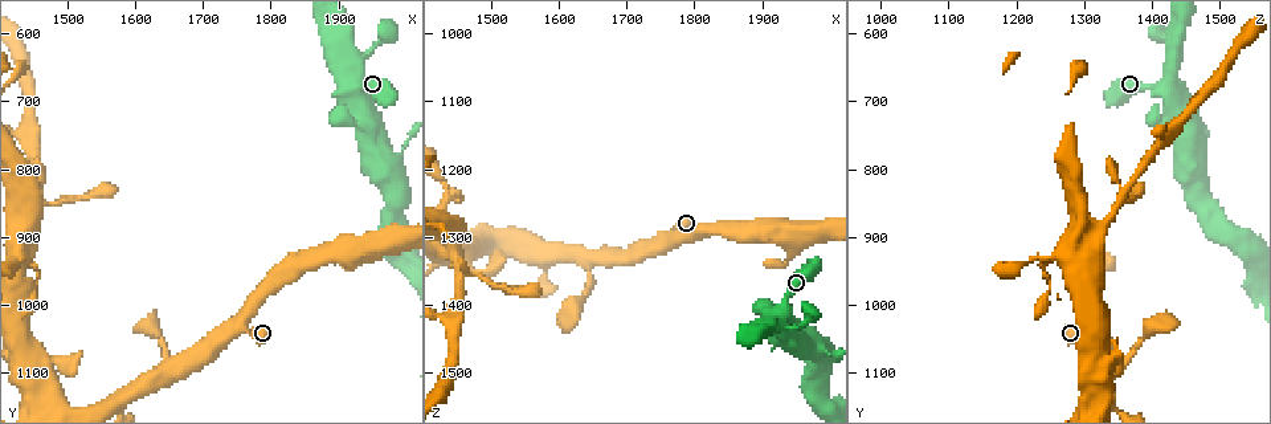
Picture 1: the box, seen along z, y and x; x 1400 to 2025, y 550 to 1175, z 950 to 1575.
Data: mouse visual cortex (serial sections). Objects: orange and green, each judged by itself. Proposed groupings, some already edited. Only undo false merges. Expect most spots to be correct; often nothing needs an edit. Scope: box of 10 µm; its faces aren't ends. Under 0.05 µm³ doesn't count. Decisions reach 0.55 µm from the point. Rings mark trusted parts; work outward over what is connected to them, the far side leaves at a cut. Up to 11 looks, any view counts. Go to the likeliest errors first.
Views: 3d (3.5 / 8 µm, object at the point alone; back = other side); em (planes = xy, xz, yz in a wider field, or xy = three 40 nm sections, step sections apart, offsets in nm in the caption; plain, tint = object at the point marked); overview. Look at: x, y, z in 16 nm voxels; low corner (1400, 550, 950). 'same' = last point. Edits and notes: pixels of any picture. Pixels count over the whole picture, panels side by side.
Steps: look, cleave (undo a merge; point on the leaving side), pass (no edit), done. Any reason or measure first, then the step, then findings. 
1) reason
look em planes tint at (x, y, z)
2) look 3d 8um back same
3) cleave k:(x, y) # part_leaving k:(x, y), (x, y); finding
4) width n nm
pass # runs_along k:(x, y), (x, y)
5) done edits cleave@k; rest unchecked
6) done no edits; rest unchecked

sharp bend
look 3d 3.5um back at (1915, 685, 1425)

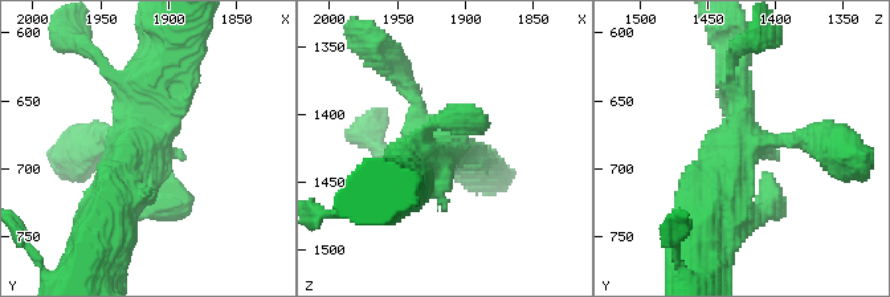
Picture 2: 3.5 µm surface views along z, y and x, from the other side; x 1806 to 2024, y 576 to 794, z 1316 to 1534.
shape alone is not enough
look em xy step 3 tint at (1916, 680, 1422)

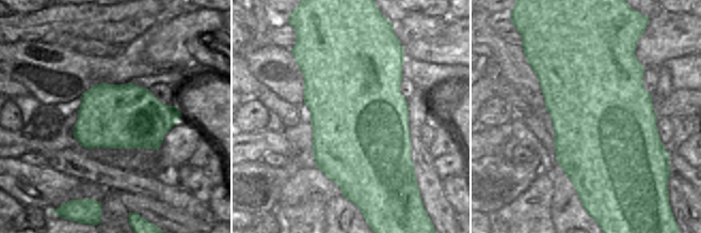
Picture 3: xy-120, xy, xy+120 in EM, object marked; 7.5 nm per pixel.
width 750 nm
pass # runs_along 2:(400, 78), (425, 143), (482, 113); one cell here

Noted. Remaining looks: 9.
look 3d 3.5um at (1985, 790, 1465)

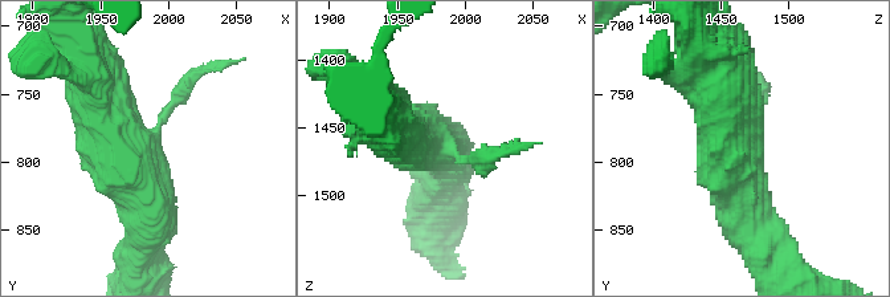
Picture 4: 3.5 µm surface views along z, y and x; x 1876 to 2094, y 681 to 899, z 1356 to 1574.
need the tissue
look em xy step 2 tint at (1984, 786, 1468)

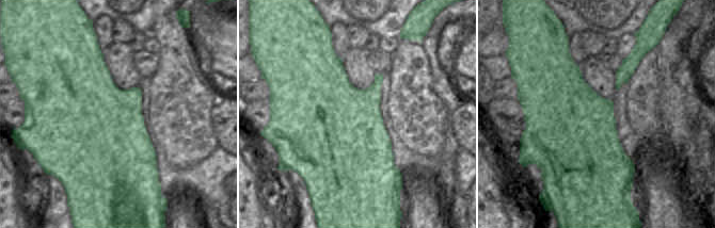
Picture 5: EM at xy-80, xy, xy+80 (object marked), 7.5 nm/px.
another direction
look em planes tint same

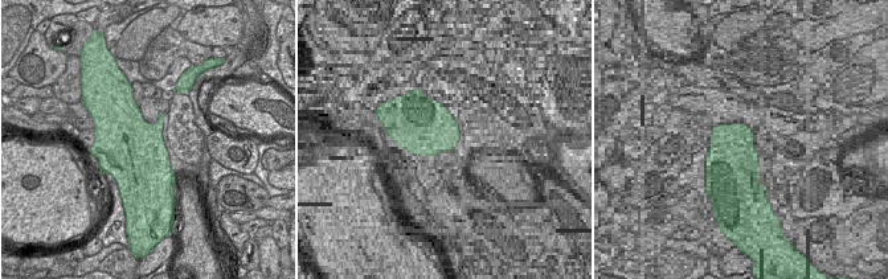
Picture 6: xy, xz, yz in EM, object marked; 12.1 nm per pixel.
pass # one cell here

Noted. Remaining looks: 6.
abrupt turn
look 3d 3.5um at (1465, 1090, 1335)

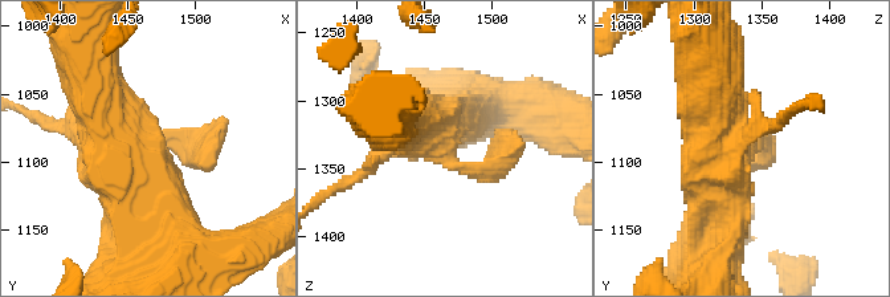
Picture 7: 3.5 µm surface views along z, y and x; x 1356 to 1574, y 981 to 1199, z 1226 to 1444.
now the EM
look em xy step 1 tint at (1462, 1086, 1334)

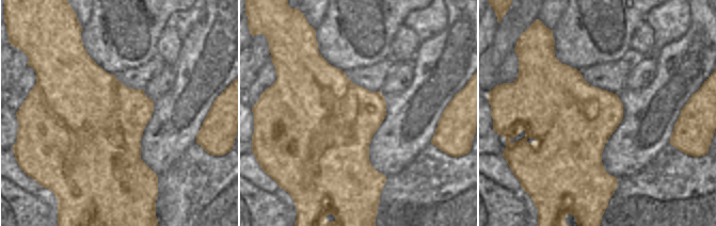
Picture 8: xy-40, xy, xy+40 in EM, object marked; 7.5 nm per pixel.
pass # all the same cell

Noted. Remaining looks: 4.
look 3d 8um at (1460, 855, 1350)

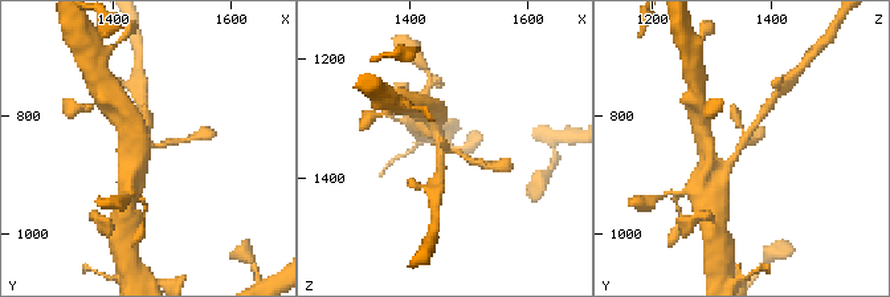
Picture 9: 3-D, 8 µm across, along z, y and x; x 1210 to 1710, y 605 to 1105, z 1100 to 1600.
closer look
look 3d 3.5um same

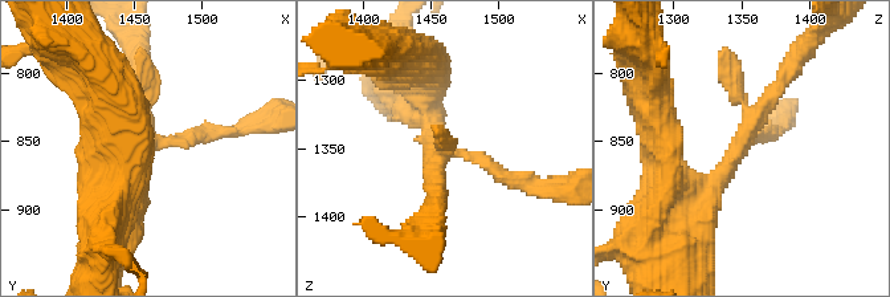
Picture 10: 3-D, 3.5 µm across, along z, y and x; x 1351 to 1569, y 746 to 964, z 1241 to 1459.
need the tissue
look em xy step 5 tint at (1456, 854, 1350)

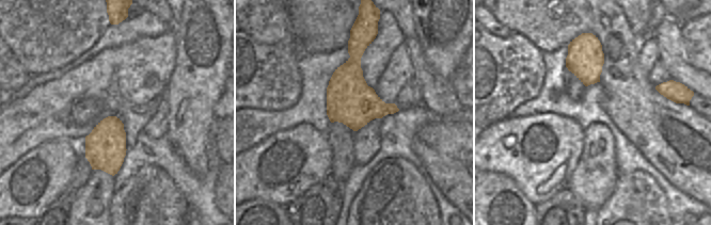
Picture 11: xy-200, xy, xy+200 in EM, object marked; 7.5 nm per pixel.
pass # runs_along 10:(692, 220), (756, 114), (791, 70); continuous, no second cell

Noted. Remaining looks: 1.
done no edits; rest unchecked

